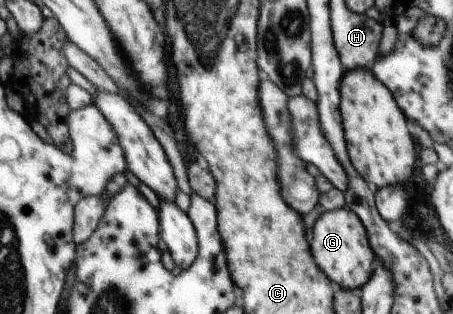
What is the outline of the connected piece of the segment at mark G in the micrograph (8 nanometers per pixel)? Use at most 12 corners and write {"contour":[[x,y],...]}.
{"contour":[[353,211],[321,212],[311,256],[341,290],[369,282],[373,250]]}

